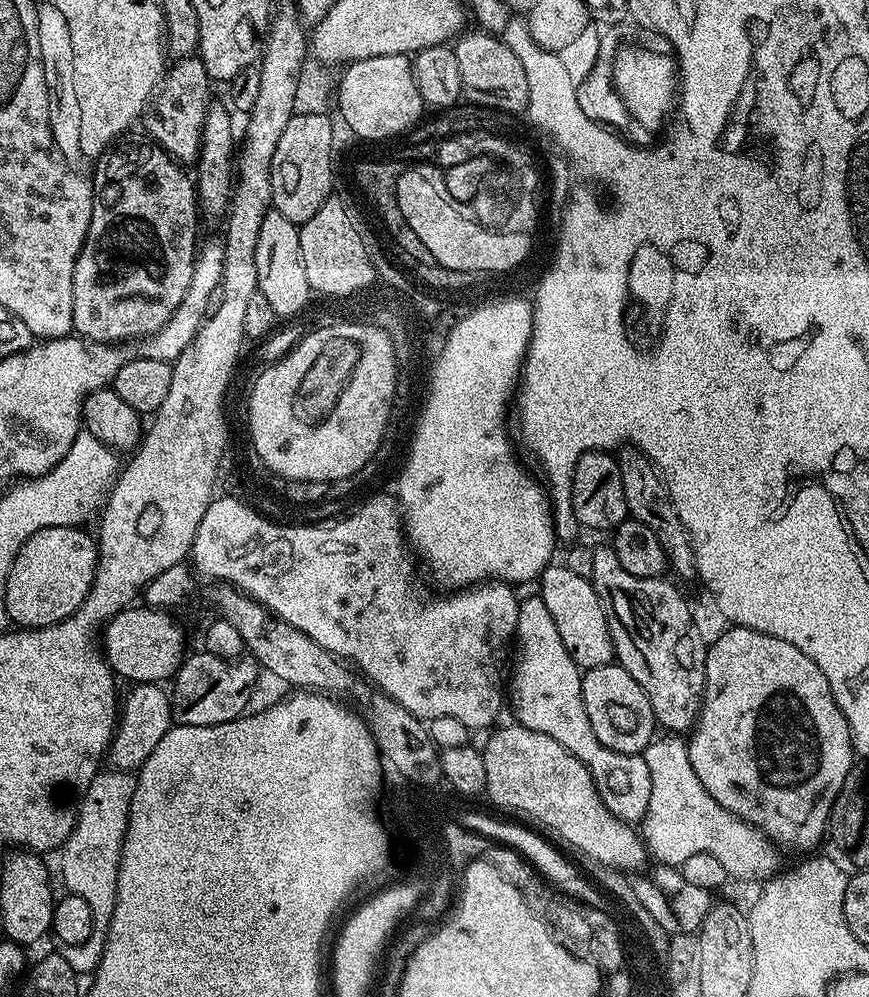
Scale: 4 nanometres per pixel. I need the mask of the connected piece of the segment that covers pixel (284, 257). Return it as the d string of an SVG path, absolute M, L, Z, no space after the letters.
M269 209L264 216L258 236L257 269L258 288L273 307L277 317L284 318L300 311L312 296L309 279L306 278L305 263L302 262L300 231L288 218L275 209Z

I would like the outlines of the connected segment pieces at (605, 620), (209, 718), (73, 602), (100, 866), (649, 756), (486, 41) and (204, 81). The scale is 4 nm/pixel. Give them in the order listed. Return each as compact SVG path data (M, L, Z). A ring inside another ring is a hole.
M553 562L540 573L538 577L538 595L546 602L546 608L554 617L558 625L558 634L570 650L570 658L582 670L606 666L613 663L616 647L612 641L613 625L610 623L609 613L604 607L596 588L589 577L574 574L567 563Z
M198 650L185 655L184 662L170 684L172 719L186 726L218 726L245 715L248 692L254 684L258 665L251 656L244 654L239 660L218 658L214 654Z
M50 526L26 538L6 578L6 614L17 629L62 622L82 606L96 573L98 544L80 526Z
M101 770L90 782L90 786L80 797L76 810L76 825L59 849L60 876L71 895L82 898L90 905L94 914L94 930L86 942L78 946L67 946L63 953L66 962L78 974L91 974L96 971L102 958L104 939L110 926L110 918L116 905L118 890L118 870L120 851L124 845L124 835L128 825L128 811L136 785L133 773L119 770Z
M664 734L661 740L660 737L654 738L644 747L642 764L650 770L650 806L642 821L642 839L651 859L653 856L653 861L679 866L686 862L686 858L690 858L690 854L714 854L714 858L718 858L718 862L726 866L729 877L736 879L737 876L740 880L760 882L777 875L781 853L771 843L766 842L766 837L759 828L754 828L740 817L730 814L730 810L726 810L721 804L714 802L714 798L710 798L706 786L698 782L694 766L690 766L687 743L679 735Z
M483 30L475 31L461 32L454 44L458 70L462 73L463 99L509 114L517 114L516 112L522 111L527 104L529 107L532 95L522 58L518 58L518 54L514 54L514 50L510 50L510 46L499 35Z
M194 55L182 56L175 62L169 63L160 87L156 90L154 108L156 104L156 116L160 119L160 128L154 129L150 136L181 165L192 166L196 163L196 155L200 153L202 142L202 126L206 122L206 114L210 107L208 95L211 94L212 88L214 84L206 74L206 66L199 55Z

